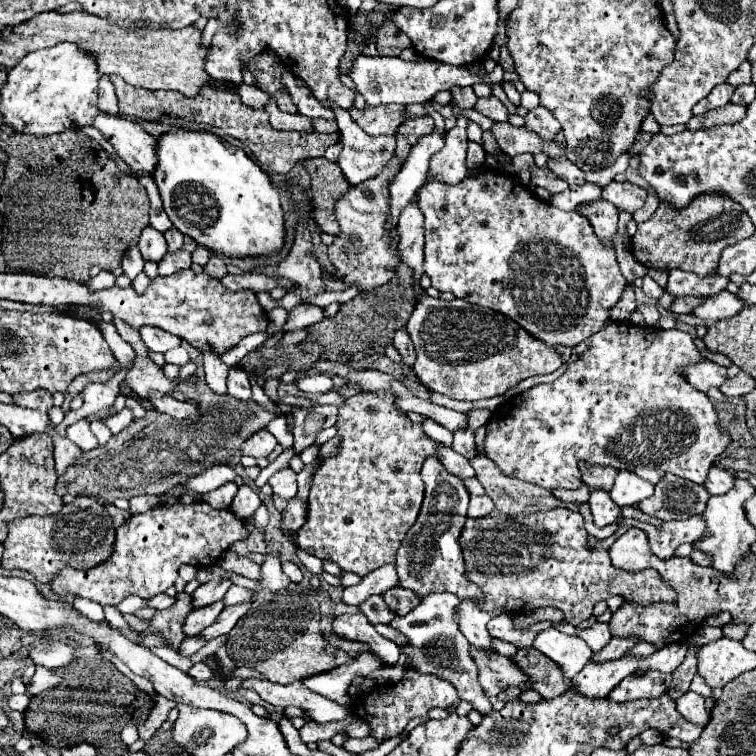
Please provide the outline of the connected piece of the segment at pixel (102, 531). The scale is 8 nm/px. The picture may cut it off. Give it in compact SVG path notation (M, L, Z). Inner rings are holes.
M81 496L55 516L29 516L9 522L9 534L3 542L5 550L1 566L9 570L27 570L37 578L37 582L47 584L65 566L85 570L101 564L101 560L107 560L109 552L113 550L113 536L115 530L111 518L107 512L103 512L103 506Z

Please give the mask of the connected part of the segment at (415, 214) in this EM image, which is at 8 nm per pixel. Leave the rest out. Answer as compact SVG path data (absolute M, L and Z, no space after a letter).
M417 194L401 210L397 228L399 228L399 236L401 236L401 242L399 242L401 260L403 260L403 264L407 264L415 270L415 284L419 288L419 278L423 274L421 264L423 264L423 242L425 242L423 234L425 234L425 228L423 228L423 212L417 206Z

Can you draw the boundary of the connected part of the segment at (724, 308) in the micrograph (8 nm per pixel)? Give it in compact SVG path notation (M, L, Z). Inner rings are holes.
M721 292L721 294L715 294L715 296L709 296L709 298L705 298L691 314L693 316L697 316L697 318L701 318L701 320L713 320L713 322L717 322L717 320L725 320L725 318L731 318L731 316L735 316L737 312L741 312L743 310L743 300L739 300L735 294L731 294L731 292Z

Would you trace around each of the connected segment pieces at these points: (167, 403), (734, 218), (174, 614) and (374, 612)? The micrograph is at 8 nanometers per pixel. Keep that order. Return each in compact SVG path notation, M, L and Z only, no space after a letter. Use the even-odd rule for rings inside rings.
M153 394L153 398L149 402L155 410L159 410L159 412L163 412L163 414L175 418L175 420L187 420L187 418L197 420L201 416L197 406L191 406L187 402L179 402L171 396L165 396L165 394Z
M699 196L689 208L677 212L661 204L657 212L643 224L637 224L637 234L631 238L633 256L647 268L667 270L679 268L699 276L715 274L719 254L729 244L753 236L753 224L739 204L721 196Z
M179 592L177 594L177 602L171 608L161 610L161 612L157 612L153 616L149 628L145 630L145 636L147 634L165 636L165 638L169 638L173 650L177 652L179 644L185 640L185 636L181 634L181 630L183 630L183 622L185 622L185 618L187 618L189 612L191 612L191 608L189 608L189 594Z
M371 596L359 608L371 624L389 624L389 620L397 618L397 616L393 616L393 612L389 612L389 608L385 608L385 602L381 596Z

